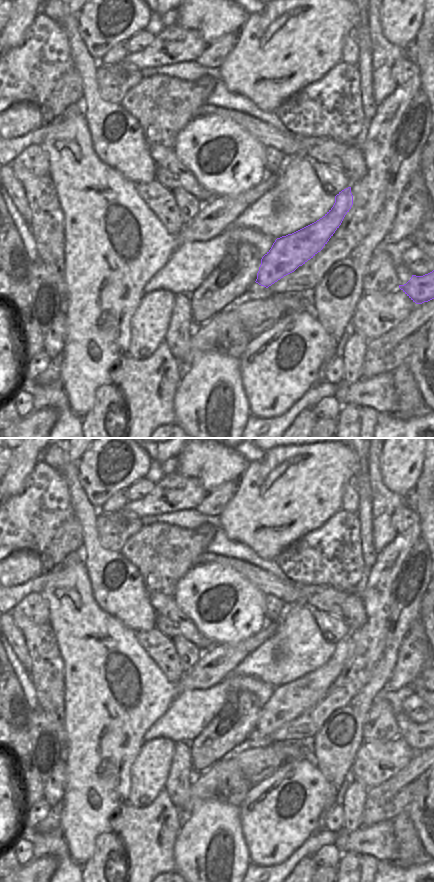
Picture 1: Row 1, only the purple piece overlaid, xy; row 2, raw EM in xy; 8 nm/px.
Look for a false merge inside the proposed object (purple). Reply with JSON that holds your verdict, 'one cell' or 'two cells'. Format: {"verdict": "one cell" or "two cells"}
{"verdict": "two cells"}

